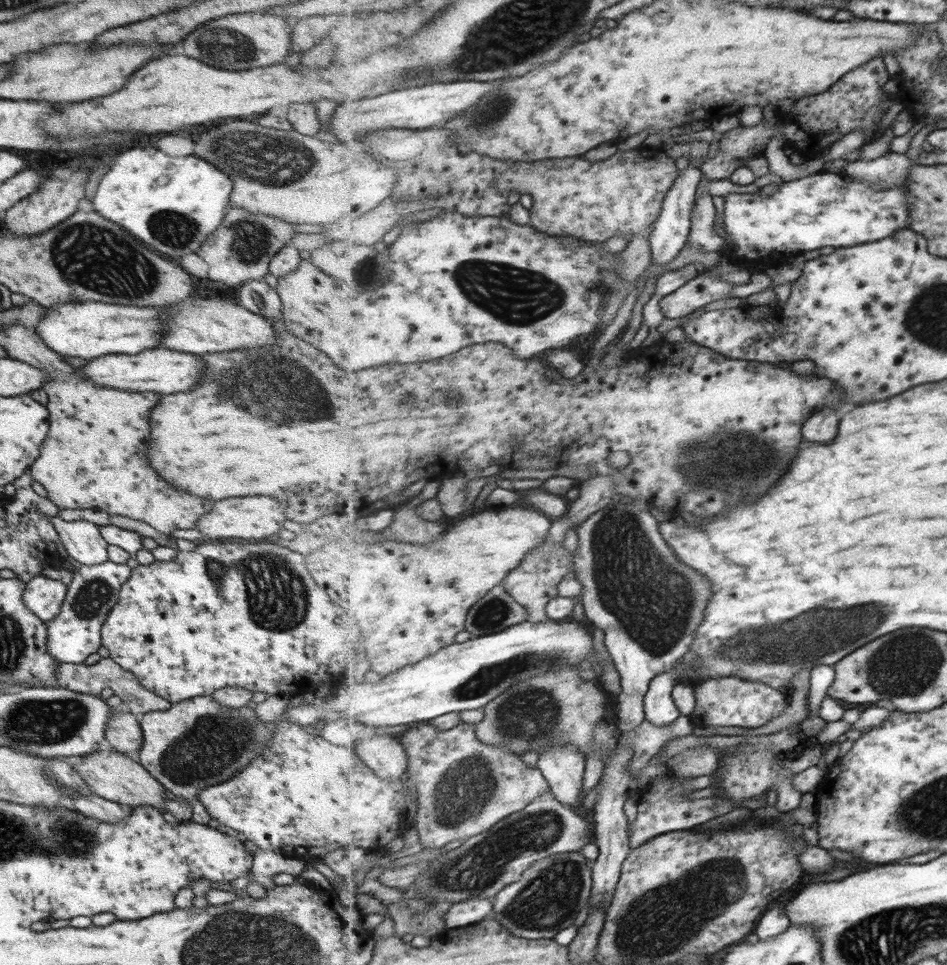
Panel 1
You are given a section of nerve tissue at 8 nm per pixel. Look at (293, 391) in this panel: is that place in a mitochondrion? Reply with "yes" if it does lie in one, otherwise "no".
yes

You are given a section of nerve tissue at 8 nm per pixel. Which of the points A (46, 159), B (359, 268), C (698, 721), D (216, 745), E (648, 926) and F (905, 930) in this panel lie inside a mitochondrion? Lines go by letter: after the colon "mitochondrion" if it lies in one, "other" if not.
A: other
B: mitochondrion
C: other
D: mitochondrion
E: mitochondrion
F: mitochondrion

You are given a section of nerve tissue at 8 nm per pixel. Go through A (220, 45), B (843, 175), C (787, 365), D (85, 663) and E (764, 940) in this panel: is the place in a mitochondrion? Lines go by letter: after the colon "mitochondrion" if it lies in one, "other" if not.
A: mitochondrion
B: other
C: other
D: other
E: other

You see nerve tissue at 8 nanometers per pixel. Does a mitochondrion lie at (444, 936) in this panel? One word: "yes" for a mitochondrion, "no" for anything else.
no

